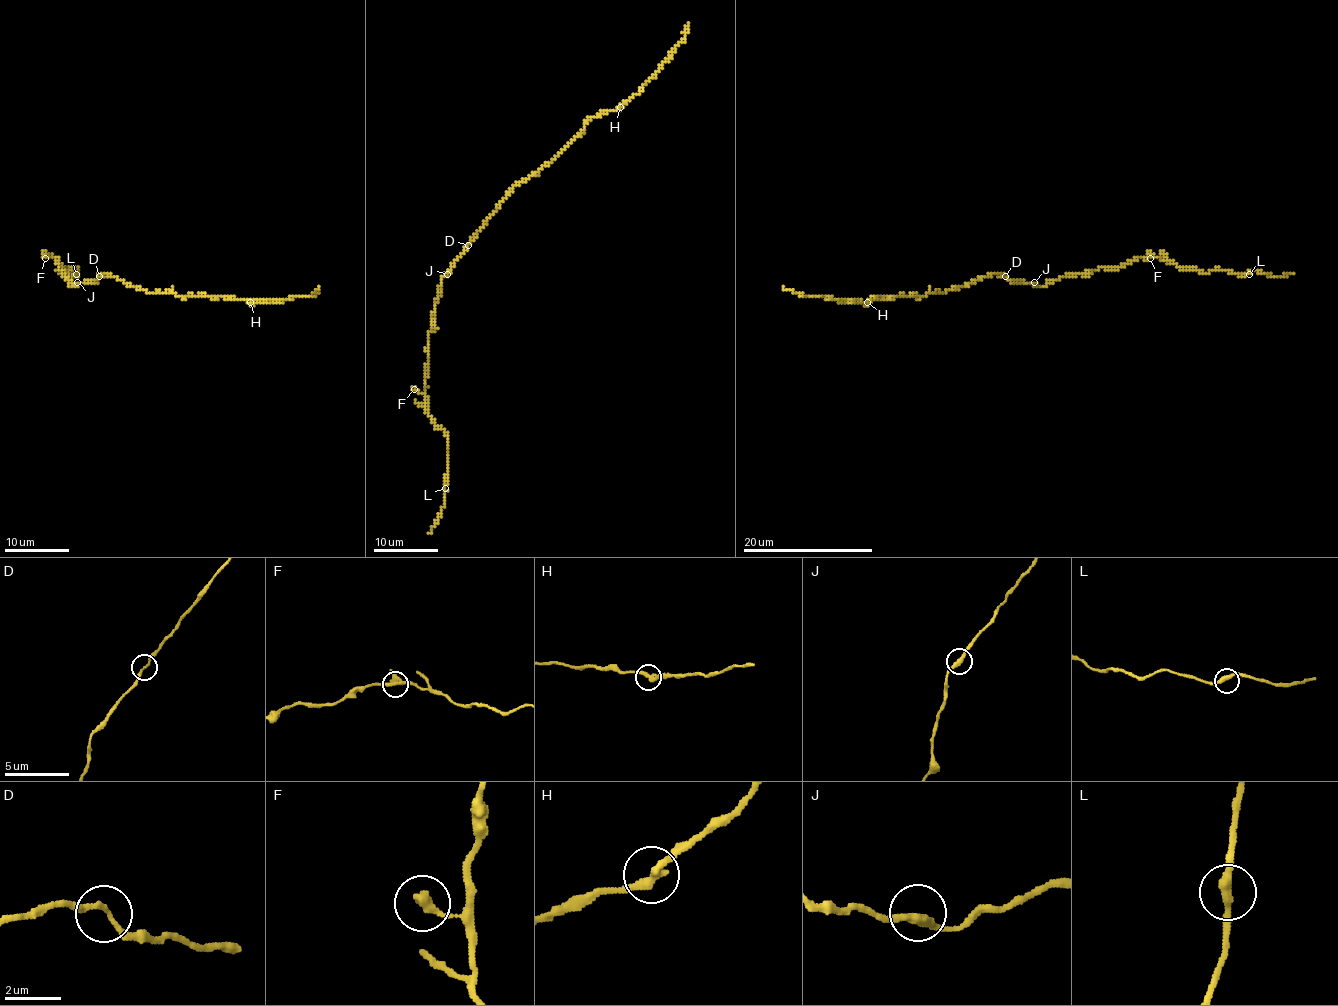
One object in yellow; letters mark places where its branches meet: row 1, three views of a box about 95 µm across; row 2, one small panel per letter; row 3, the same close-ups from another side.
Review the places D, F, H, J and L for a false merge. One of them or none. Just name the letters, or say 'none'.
none

